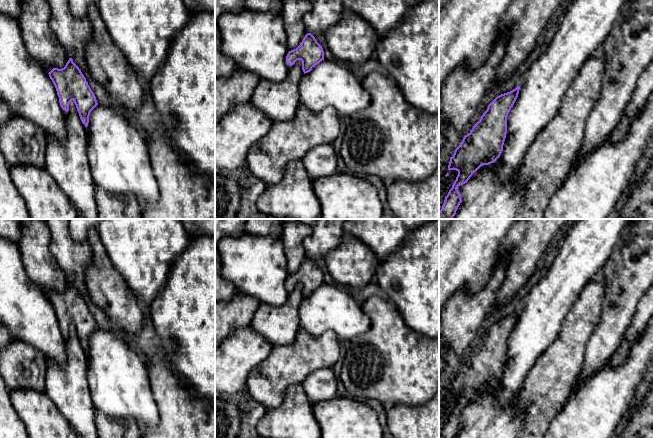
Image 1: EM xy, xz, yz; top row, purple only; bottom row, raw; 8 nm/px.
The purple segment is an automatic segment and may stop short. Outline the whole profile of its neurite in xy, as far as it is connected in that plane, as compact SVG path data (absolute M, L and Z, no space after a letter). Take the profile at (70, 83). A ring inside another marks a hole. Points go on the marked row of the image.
M69 58L64 68L53 68L48 74L56 88L61 108L68 112L73 100L82 123L87 127L90 113L98 103L79 67Z

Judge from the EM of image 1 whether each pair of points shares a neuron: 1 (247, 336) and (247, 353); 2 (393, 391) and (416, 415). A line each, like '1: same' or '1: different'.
1: same
2: different

